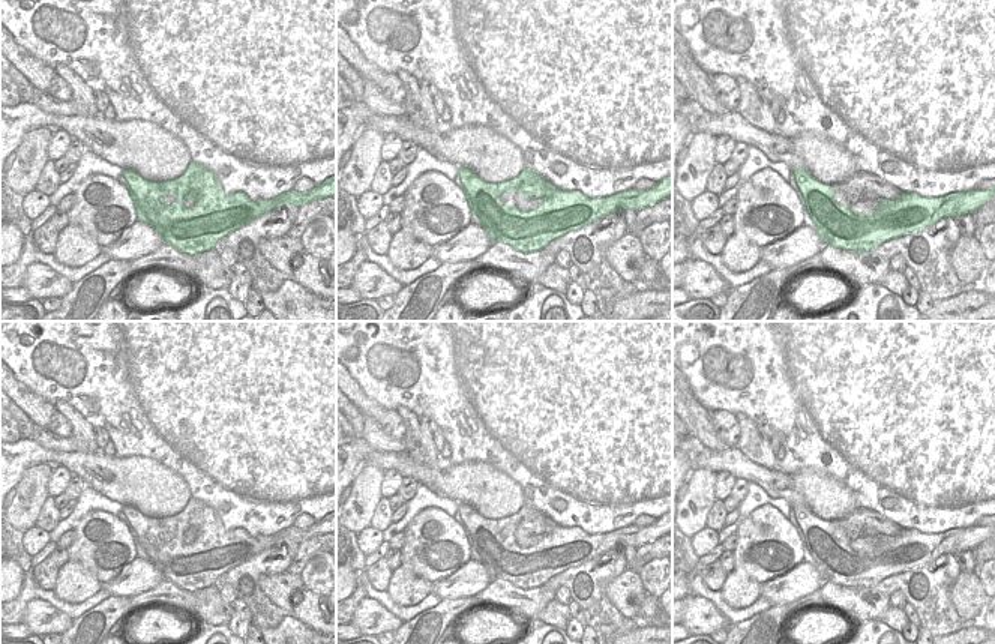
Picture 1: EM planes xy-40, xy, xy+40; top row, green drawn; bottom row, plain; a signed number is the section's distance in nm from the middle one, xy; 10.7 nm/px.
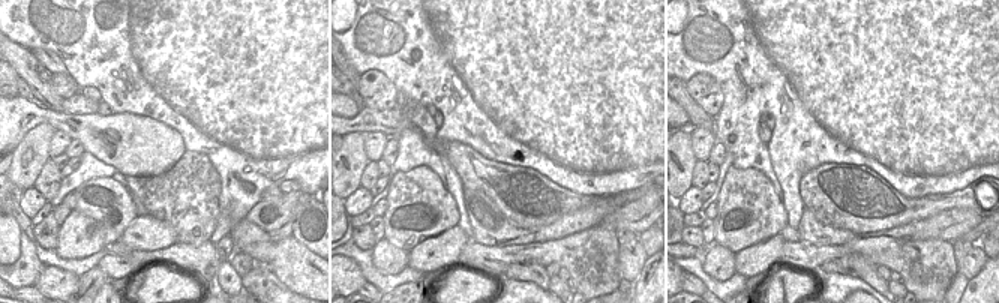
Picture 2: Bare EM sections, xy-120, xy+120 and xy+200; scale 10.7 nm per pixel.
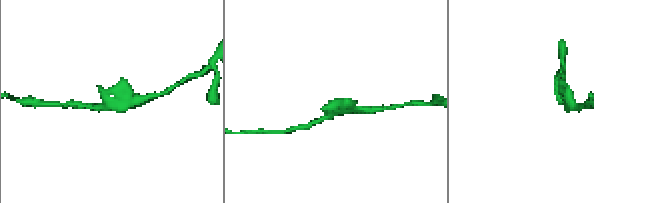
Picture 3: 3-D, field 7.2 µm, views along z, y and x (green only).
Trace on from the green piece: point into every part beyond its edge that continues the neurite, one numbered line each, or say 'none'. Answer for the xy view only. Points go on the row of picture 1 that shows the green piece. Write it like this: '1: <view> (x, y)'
none.

